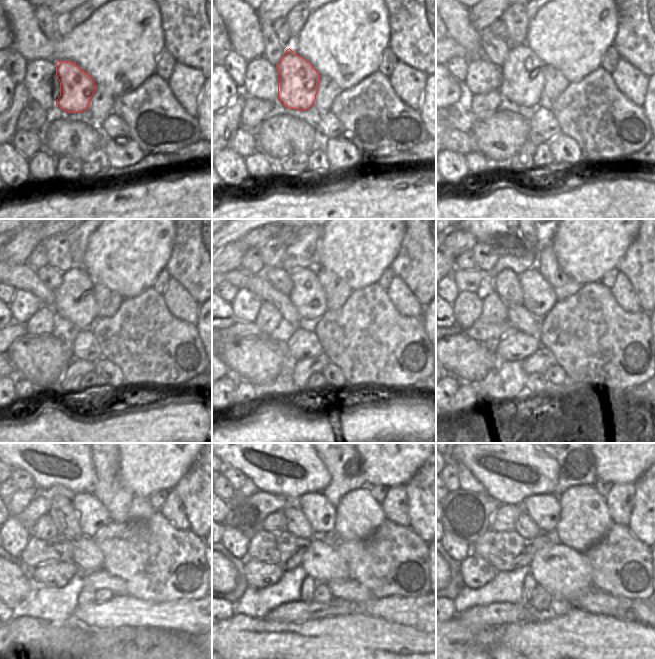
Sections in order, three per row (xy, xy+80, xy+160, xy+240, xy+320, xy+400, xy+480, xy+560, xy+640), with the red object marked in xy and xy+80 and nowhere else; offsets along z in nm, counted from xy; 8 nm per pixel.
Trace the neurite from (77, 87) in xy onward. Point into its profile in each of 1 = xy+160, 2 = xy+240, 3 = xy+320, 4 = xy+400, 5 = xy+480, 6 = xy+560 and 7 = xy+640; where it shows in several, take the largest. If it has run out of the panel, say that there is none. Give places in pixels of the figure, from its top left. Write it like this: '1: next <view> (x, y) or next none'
1: next xy+160 (522, 83)
2: next xy+240 (74, 301)
3: next xy+320 (307, 295)
4: next xy+400 (539, 297)
5: next xy+480 (92, 516)
6: next xy+560 (321, 514)
7: next xy+640 (544, 510)

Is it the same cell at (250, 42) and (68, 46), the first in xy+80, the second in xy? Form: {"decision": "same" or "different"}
{"decision": "same"}

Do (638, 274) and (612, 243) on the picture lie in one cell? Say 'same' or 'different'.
different

